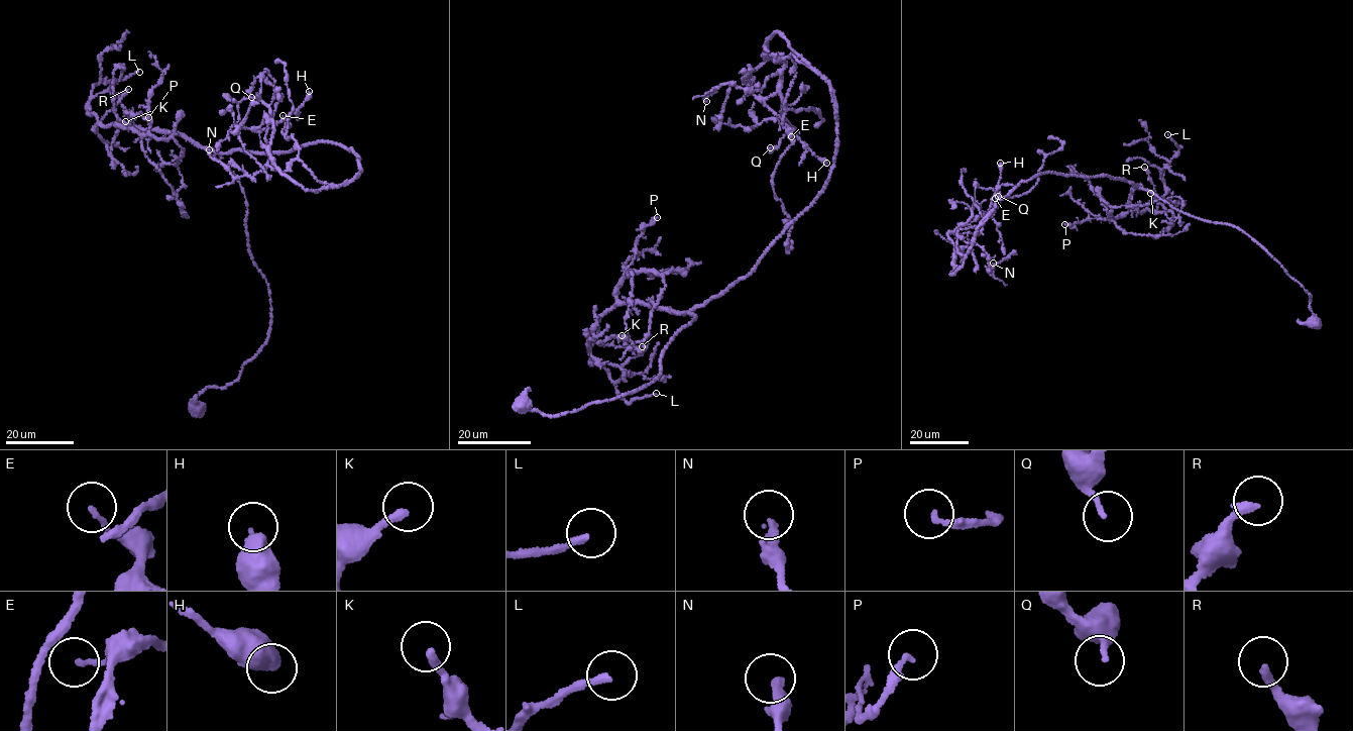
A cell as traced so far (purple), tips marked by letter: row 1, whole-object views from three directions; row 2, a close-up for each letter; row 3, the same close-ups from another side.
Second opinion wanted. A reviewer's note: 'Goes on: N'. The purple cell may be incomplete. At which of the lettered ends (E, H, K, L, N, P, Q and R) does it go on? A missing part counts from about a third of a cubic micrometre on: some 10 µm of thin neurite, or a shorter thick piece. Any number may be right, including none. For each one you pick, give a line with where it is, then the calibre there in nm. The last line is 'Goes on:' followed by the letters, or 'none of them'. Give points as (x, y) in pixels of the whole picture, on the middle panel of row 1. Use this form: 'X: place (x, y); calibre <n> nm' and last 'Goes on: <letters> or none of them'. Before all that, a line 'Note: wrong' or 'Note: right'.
Note: wrong
L: place (656, 393); calibre 190 nm
N: place (706, 101); calibre 280 nm
Goes on: L, N

